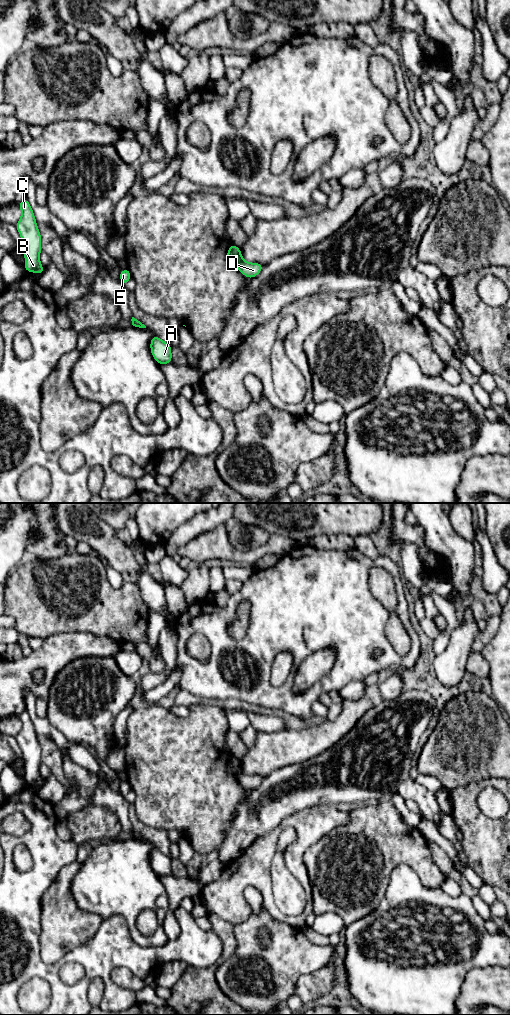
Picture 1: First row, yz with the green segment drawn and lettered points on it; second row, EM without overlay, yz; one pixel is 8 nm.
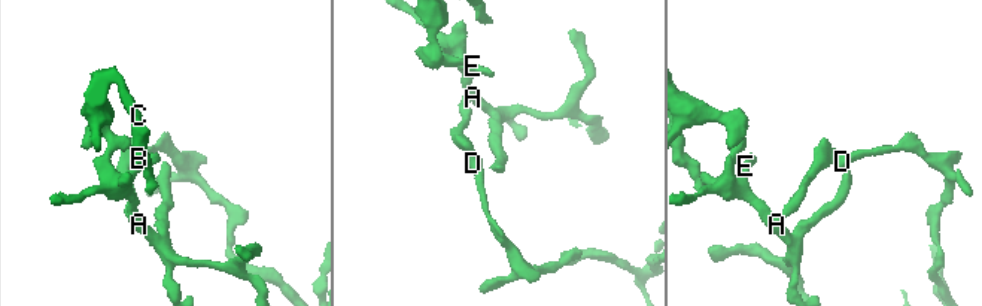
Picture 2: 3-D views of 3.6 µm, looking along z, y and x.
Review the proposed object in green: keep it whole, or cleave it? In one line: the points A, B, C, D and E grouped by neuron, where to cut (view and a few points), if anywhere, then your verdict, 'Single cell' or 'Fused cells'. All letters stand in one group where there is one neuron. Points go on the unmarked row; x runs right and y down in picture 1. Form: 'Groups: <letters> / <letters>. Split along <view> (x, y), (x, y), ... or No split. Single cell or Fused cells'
Groups: A B C E / D. Split along yz (240, 763), (240, 772), (237, 779). Fused cells

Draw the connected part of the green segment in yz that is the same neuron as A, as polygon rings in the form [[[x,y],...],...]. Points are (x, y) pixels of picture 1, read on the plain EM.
[[[156,846],[153,847],[150,853],[150,860],[151,866],[158,876],[162,877],[173,875],[171,867],[171,857],[161,852]]]

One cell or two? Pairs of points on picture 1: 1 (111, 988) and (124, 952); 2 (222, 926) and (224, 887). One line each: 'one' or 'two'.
1: one
2: two

